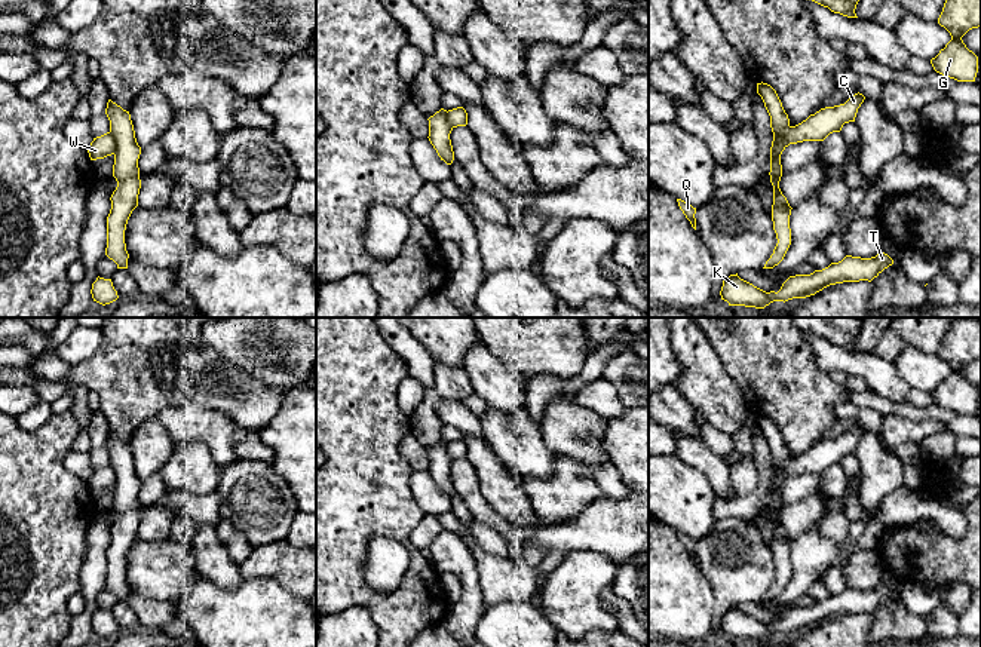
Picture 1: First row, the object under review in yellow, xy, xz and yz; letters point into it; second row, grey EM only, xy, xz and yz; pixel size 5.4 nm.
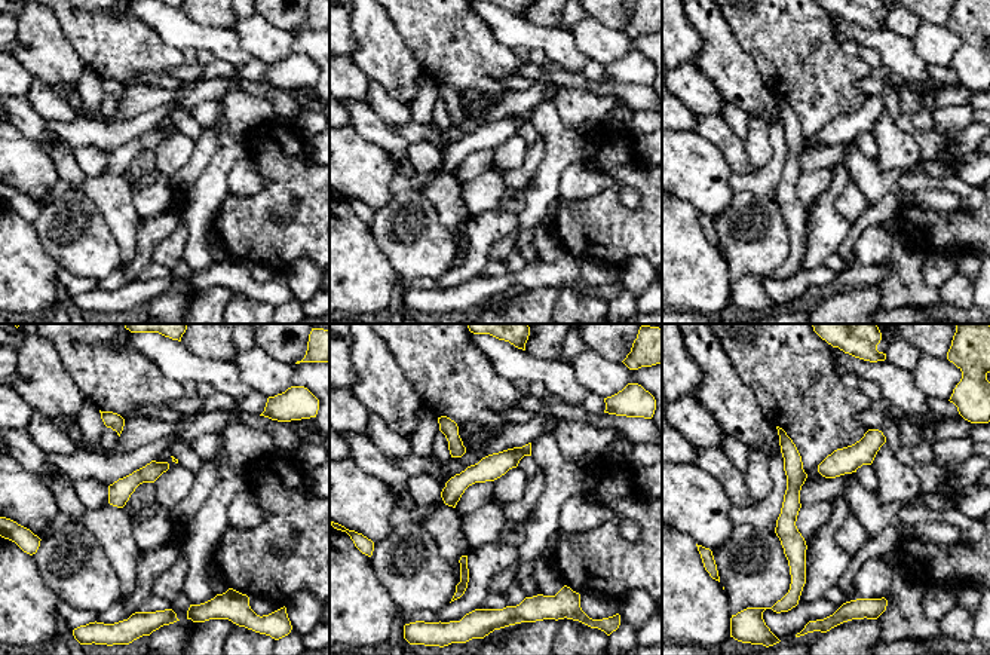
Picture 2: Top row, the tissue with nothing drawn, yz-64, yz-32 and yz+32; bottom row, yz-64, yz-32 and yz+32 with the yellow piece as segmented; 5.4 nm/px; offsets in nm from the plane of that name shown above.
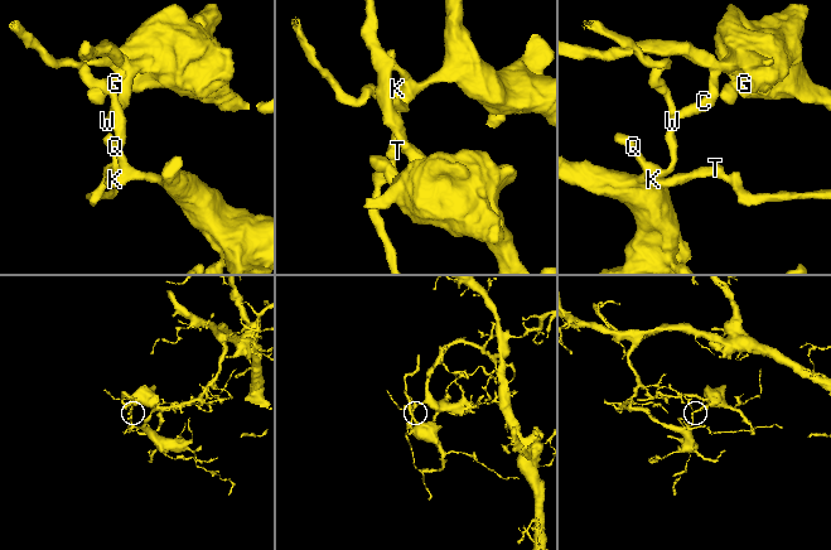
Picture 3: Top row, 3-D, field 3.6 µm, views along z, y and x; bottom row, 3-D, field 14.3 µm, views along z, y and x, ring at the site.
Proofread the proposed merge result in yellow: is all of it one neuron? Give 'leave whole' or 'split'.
split

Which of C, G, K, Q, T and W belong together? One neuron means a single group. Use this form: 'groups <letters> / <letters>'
groups C G W / K Q T

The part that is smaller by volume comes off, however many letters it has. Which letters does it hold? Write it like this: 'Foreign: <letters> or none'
Foreign: C, G, W

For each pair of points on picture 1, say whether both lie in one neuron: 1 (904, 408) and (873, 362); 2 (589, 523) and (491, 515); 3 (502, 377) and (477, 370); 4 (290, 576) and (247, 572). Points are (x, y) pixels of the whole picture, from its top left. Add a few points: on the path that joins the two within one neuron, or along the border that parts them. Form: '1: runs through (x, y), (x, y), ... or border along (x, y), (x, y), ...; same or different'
1: border along (868, 389), (892, 401), (906, 402); different
2: runs through (566, 534), (515, 534); same
3: runs through (496, 377), (483, 370); same
4: runs through (279, 569), (257, 569); same

